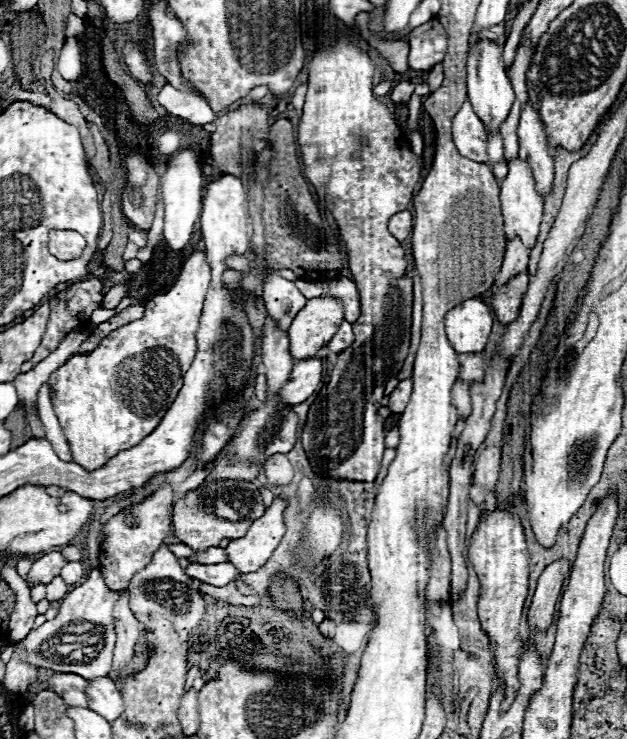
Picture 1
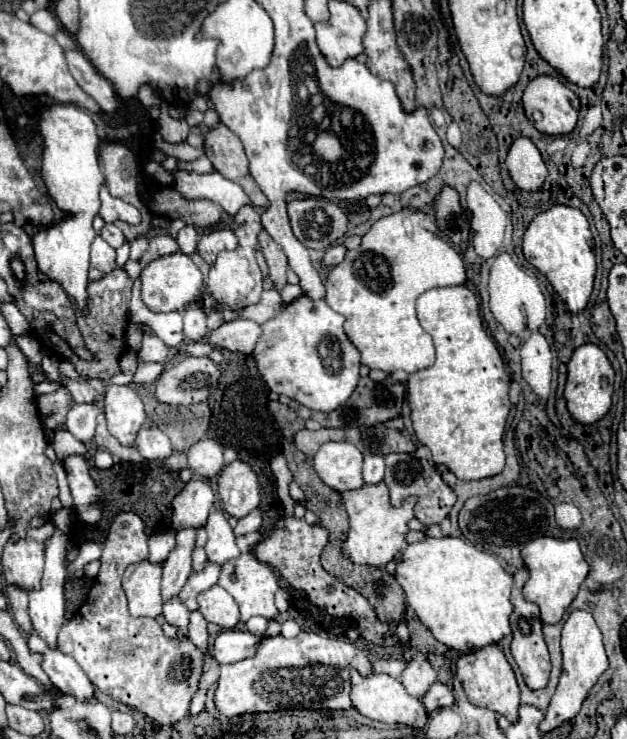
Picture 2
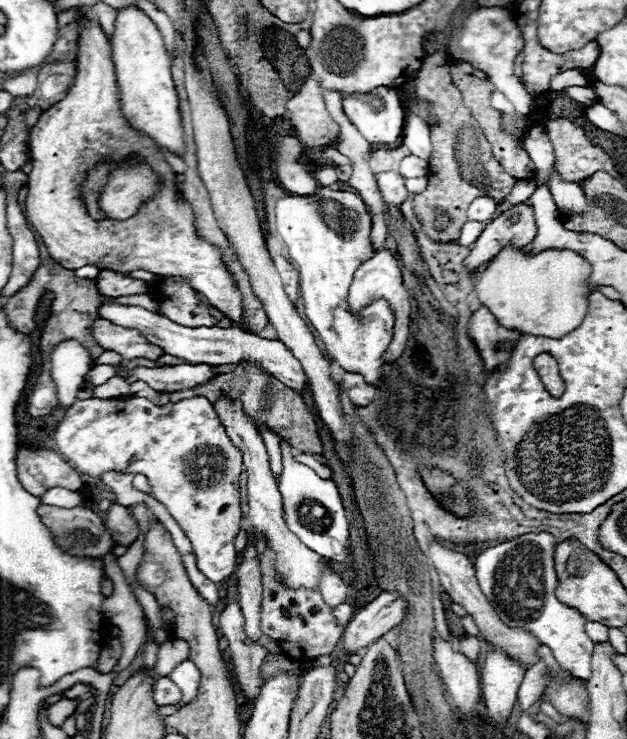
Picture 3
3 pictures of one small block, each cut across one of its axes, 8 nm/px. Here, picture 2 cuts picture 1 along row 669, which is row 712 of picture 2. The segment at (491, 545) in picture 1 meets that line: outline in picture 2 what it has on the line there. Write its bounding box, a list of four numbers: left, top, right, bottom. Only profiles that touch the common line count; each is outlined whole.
[456,644,520,722]

